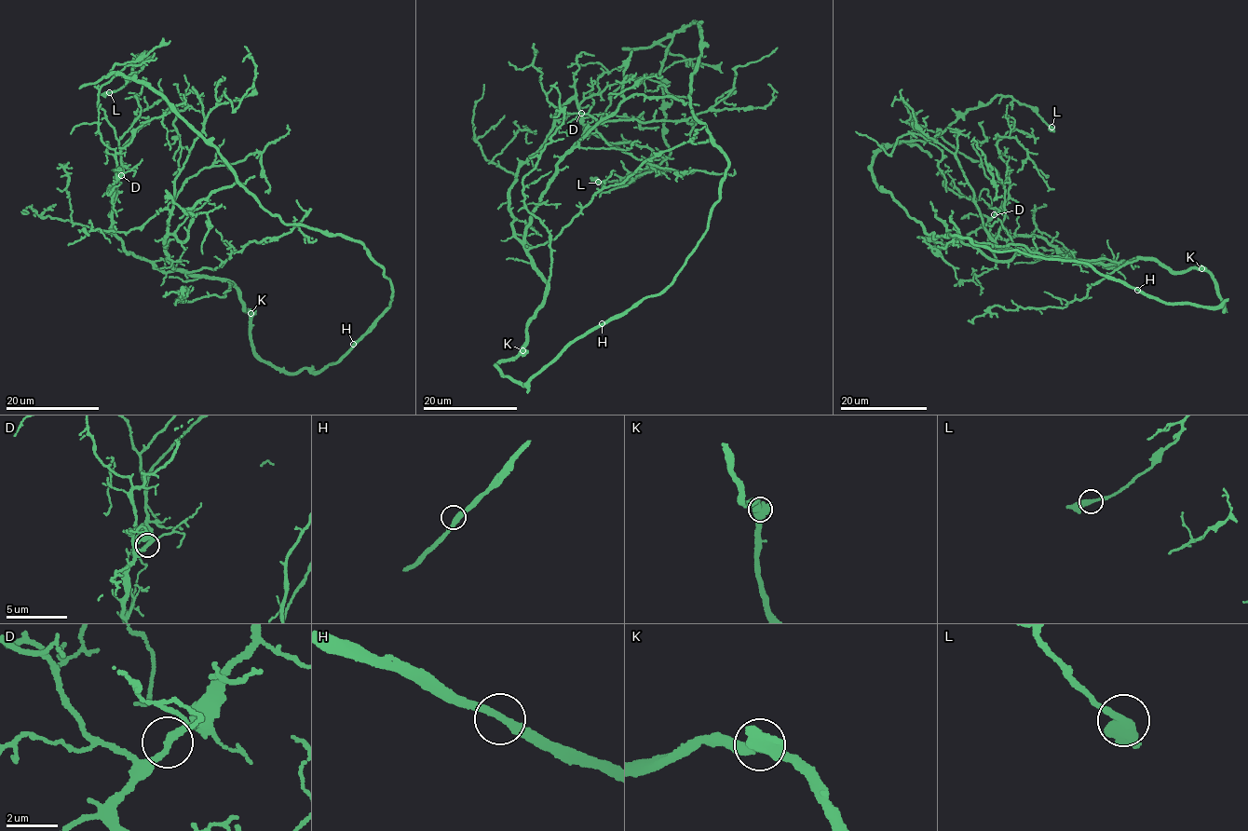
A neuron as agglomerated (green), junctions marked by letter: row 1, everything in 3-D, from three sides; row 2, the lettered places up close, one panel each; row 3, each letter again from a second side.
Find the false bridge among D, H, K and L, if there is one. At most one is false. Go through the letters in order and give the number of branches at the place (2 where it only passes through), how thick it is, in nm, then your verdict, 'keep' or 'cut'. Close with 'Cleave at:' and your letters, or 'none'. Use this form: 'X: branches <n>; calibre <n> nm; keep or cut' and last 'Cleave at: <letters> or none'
D: branches 2; calibre 280 nm; keep
H: branches 2; calibre 320 nm; keep
K: branches 2; calibre 700 nm; keep
L: branches 2; calibre 400 nm; keep
Cleave at: none

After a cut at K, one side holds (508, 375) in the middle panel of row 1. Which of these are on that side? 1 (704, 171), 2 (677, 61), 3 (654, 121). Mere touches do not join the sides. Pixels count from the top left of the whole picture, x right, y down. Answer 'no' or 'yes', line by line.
1: no
2: no
3: no

